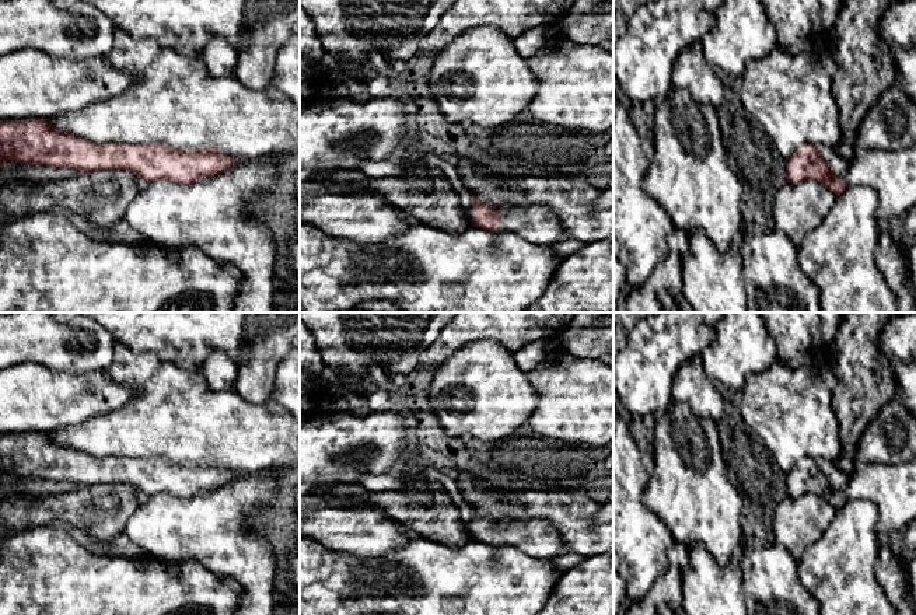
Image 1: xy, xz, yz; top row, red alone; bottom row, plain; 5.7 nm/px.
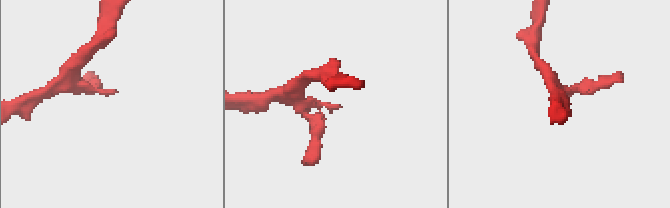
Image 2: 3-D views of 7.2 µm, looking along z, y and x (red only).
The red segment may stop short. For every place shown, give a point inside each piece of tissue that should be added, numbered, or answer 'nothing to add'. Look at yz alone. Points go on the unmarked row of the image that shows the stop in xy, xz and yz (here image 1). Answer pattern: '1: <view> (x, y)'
1: yz (839, 479)

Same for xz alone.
1: xz (538, 538)

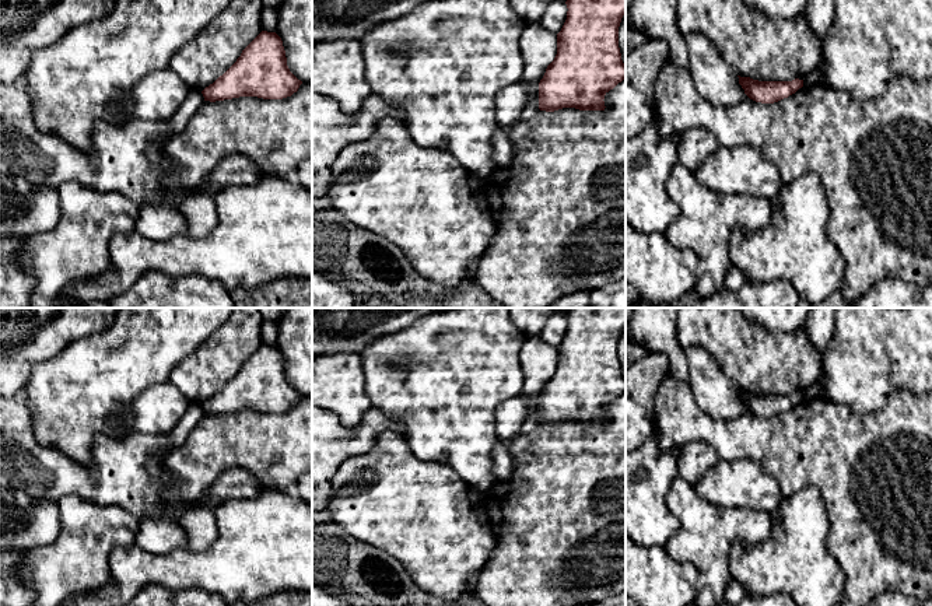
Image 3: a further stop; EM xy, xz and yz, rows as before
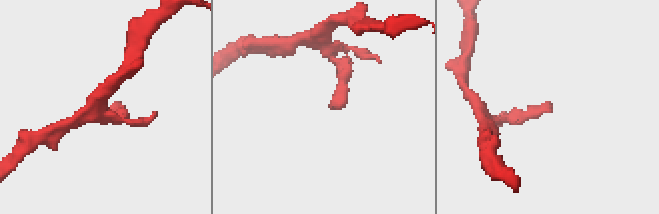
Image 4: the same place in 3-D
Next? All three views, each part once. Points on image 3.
nothing to add

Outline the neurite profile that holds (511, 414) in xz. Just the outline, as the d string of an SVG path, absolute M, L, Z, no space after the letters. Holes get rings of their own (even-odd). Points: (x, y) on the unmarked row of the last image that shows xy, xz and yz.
M522 395L508 399L498 406L495 413L495 432L504 445L519 435L528 411L528 399Z

